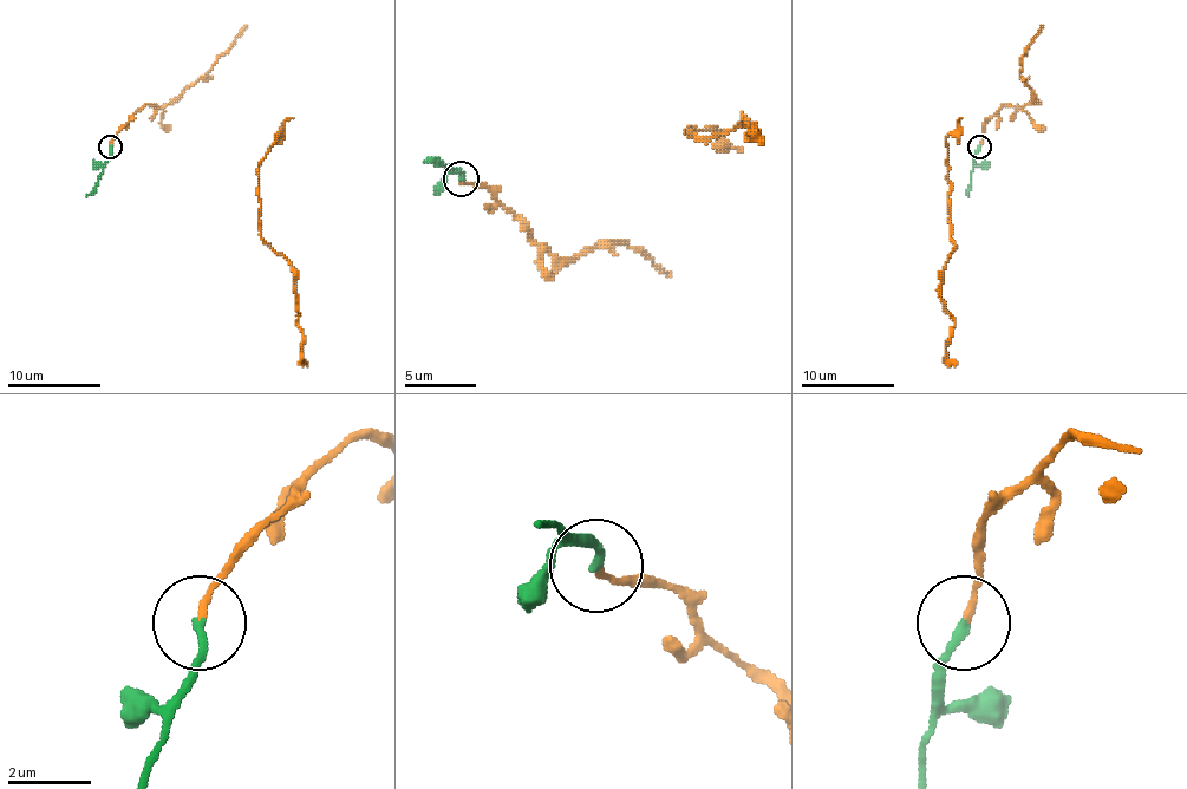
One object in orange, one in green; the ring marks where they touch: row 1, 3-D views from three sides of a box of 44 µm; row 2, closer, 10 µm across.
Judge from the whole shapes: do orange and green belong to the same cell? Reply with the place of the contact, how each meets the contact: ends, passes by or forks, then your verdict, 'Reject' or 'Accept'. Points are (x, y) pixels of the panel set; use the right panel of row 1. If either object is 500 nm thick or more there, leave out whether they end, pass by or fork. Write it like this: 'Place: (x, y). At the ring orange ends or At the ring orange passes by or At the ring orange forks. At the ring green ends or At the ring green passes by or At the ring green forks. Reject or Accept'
Place: (979, 147). At the ring orange ends. At the ring green ends. Accept

